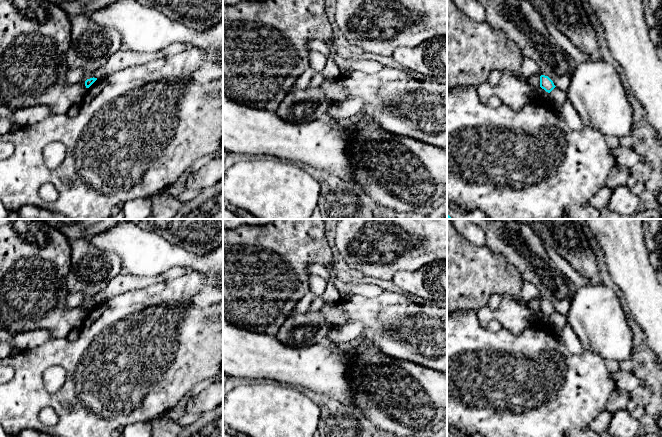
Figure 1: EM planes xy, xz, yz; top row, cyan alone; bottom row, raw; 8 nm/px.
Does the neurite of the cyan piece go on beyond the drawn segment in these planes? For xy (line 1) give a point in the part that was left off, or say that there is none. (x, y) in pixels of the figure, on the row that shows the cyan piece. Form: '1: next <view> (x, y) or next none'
1: next none

